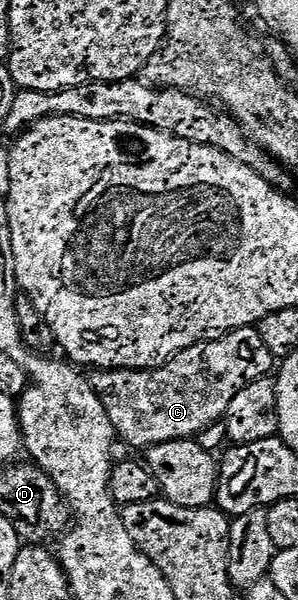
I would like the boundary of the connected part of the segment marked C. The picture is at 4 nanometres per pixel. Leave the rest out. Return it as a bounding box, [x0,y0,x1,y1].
[88,327,276,451]

